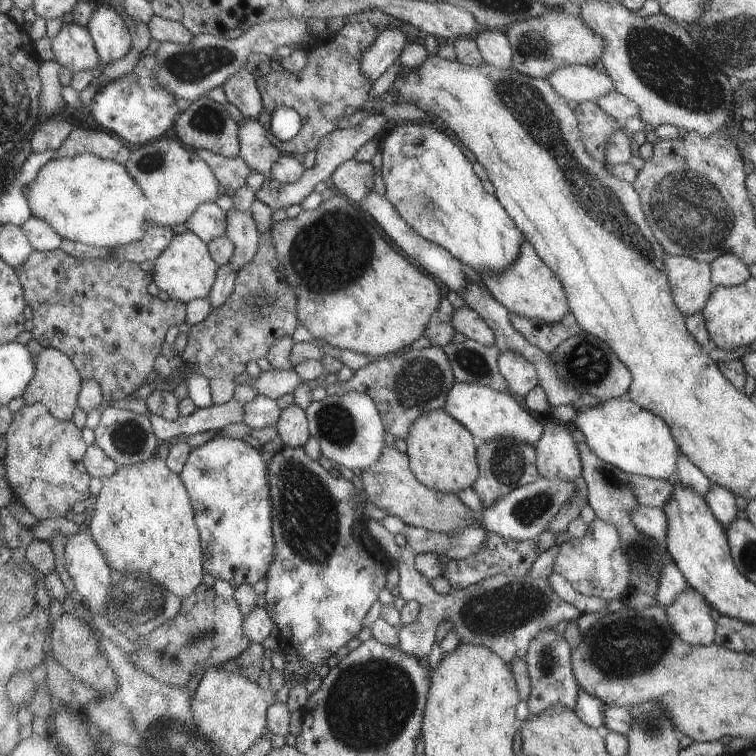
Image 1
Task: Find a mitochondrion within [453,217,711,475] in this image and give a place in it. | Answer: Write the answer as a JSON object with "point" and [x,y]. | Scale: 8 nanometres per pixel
{"point":[587,361]}

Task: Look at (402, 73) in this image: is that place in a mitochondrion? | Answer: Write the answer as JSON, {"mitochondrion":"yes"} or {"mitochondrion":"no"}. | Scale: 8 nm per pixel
{"mitochondrion":"no"}

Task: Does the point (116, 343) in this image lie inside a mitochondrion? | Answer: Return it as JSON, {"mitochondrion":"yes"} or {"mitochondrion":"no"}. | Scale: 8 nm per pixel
{"mitochondrion":"no"}

